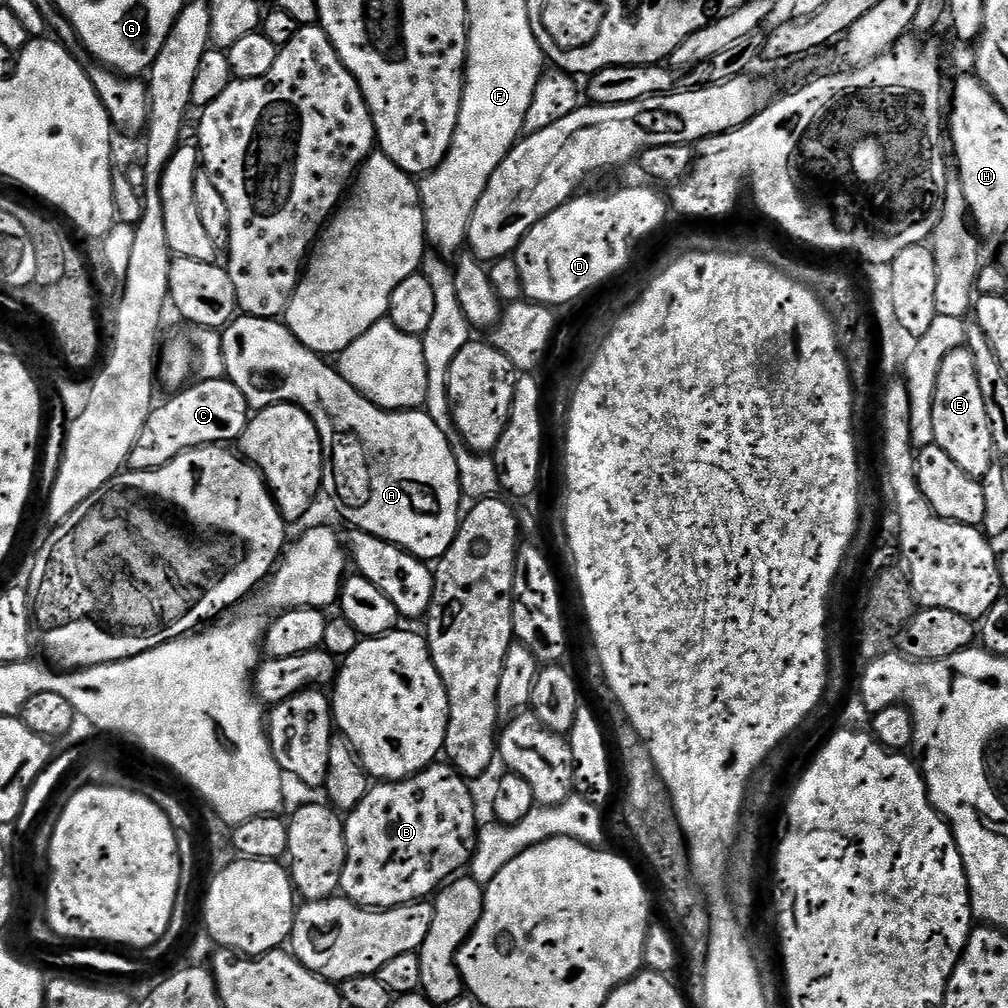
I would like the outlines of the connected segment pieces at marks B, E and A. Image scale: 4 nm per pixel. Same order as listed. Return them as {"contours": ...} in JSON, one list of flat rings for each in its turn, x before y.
{"contours":[[[447,762,431,764,428,768,423,768,418,774,414,774,405,780,373,783,369,787,366,798,362,798,362,802,358,802,358,806,354,806,352,811,347,813,344,821,346,870,342,870,342,882,340,883,340,892,344,899,363,908,397,908,403,904,412,904,416,900,428,900,437,889,449,883,457,874,463,873,471,865,472,856,476,853,476,838,478,835,476,800,472,797,472,792,468,787,470,787,469,781]],[[966,346,946,354,946,362,942,362,942,370,938,370,938,386,934,390,934,438,966,474,982,478,992,469,994,449,990,418,986,414,982,389,978,386,974,354,970,354]],[[240,314,227,328,223,329,222,333,222,352,225,354,226,378,230,382,234,382,234,386,238,386,238,390,242,390,242,394,248,400,249,409,259,410,265,404,297,404,302,410,306,410,306,414,310,414,314,426,318,426,318,434,322,438,322,446,324,447,323,491,325,493,329,492,340,503,340,512,352,523,351,527,353,529,382,538,399,548,405,548,410,554,414,554,425,562,435,562,446,554,446,550,450,550,450,542,454,542,462,519,459,514,461,493,458,465,455,462,450,441,446,434,442,434,442,430,438,430,434,418,430,418,427,412,423,410,387,412,384,408,379,408,374,402,370,402,370,398,366,398,358,389,355,389,346,378,342,378,342,374,333,365,331,368,328,365,331,363,319,352,302,346,302,342,298,342,298,338,294,338,294,334,288,329,288,325,279,319,267,320,266,318,254,318,253,316]]]}

